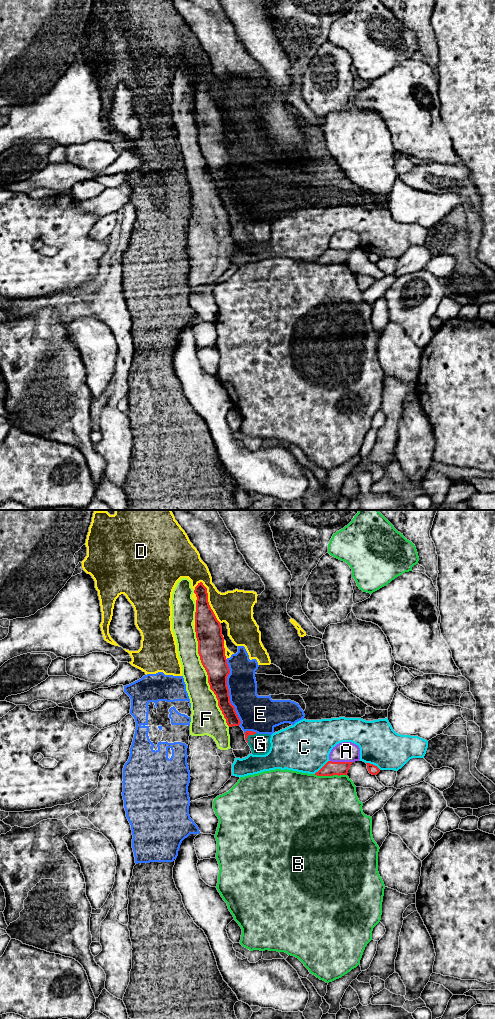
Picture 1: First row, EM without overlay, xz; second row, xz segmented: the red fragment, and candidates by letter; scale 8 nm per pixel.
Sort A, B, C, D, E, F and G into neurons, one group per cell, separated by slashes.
A / B / C / D E / F / G

